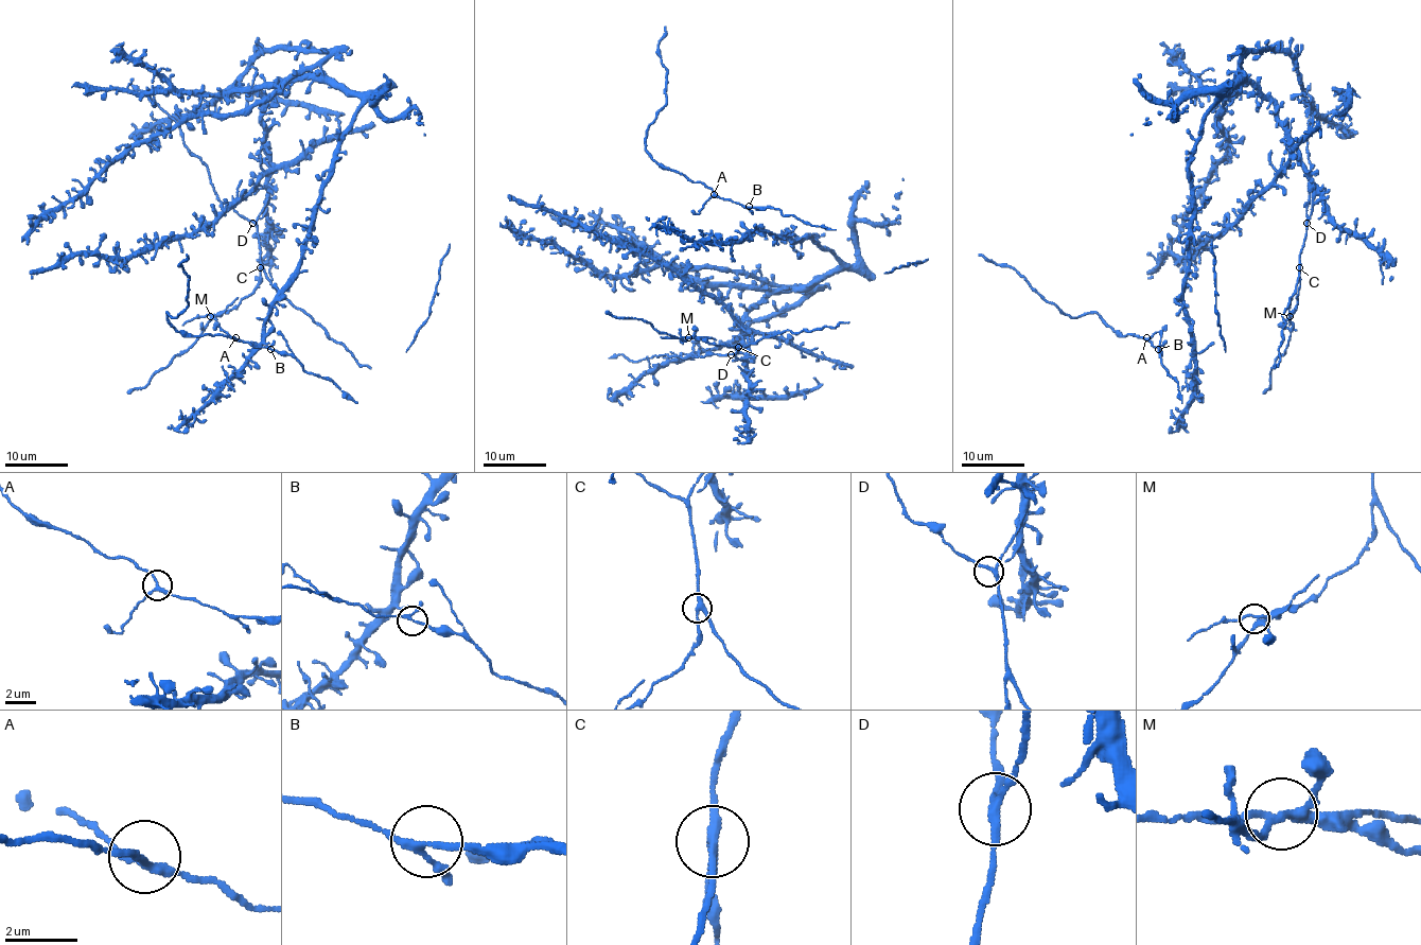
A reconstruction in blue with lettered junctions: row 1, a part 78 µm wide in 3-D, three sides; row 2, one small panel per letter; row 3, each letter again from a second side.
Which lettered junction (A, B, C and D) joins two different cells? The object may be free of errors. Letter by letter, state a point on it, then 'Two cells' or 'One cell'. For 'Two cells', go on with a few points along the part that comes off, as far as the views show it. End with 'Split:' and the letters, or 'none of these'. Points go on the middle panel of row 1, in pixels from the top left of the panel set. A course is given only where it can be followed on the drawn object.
A: Place: (714, 194). One cell
B: Place: (749, 206). One cell
C: Place: (738, 347). Two cells. Course of the part to remove: (737, 347), (695, 338), (682, 340), (663, 334), (643, 319), (611, 316), (606, 312)
D: Place: (731, 354). One cell
Split: C

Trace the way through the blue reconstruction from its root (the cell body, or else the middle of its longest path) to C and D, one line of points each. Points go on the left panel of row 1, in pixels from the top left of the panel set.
C: (343, 89), (327, 81), (294, 80), (264, 105), (268, 199), (256, 222), (259, 267)
D: (343, 89), (327, 81), (294, 80), (286, 83), (264, 105), (262, 126), (268, 160), (268, 199), (252, 223)

